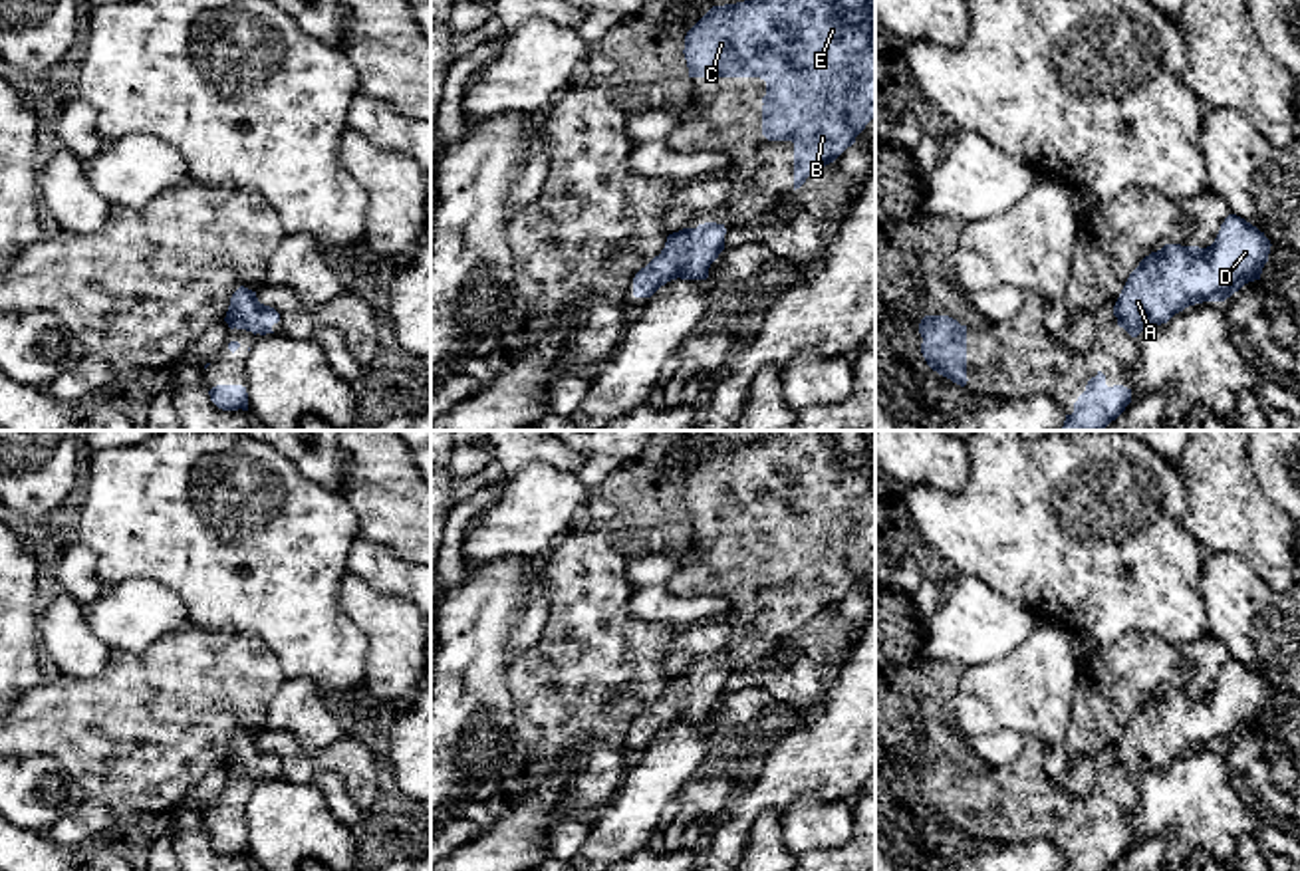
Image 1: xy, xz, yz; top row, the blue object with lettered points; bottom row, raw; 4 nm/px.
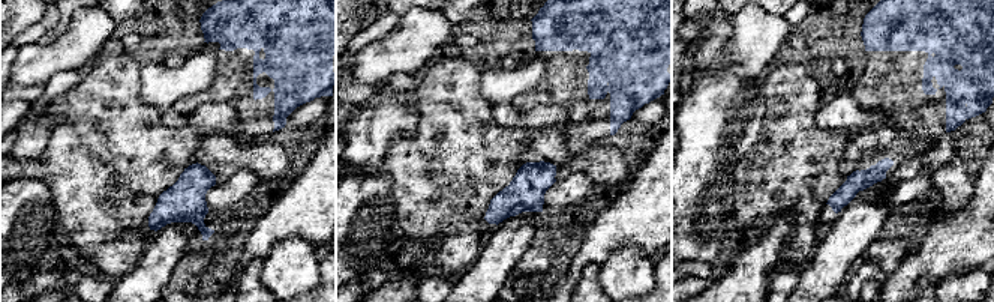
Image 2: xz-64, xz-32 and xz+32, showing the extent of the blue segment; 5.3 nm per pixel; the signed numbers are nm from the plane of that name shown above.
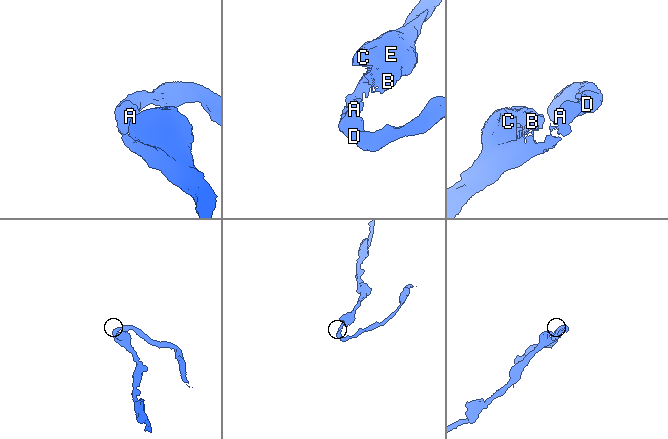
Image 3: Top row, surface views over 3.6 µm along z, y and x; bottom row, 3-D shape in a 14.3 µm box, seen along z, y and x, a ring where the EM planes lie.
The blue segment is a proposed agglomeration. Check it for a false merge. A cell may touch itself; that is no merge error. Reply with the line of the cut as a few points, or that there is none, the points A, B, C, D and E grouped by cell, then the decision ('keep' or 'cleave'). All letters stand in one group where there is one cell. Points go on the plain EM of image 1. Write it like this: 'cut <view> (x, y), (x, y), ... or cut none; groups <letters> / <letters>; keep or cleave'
cut none; groups A B C D E; keep

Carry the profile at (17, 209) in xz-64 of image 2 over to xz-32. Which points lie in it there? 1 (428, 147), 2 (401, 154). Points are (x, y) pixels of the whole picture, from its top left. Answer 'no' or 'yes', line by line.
1: no
2: no

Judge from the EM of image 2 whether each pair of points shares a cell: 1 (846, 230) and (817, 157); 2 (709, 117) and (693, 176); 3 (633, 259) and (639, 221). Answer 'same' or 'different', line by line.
1: different
2: same
3: different

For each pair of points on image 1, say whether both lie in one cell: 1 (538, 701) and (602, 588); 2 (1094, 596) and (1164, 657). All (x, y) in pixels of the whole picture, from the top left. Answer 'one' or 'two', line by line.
1: one
2: two

